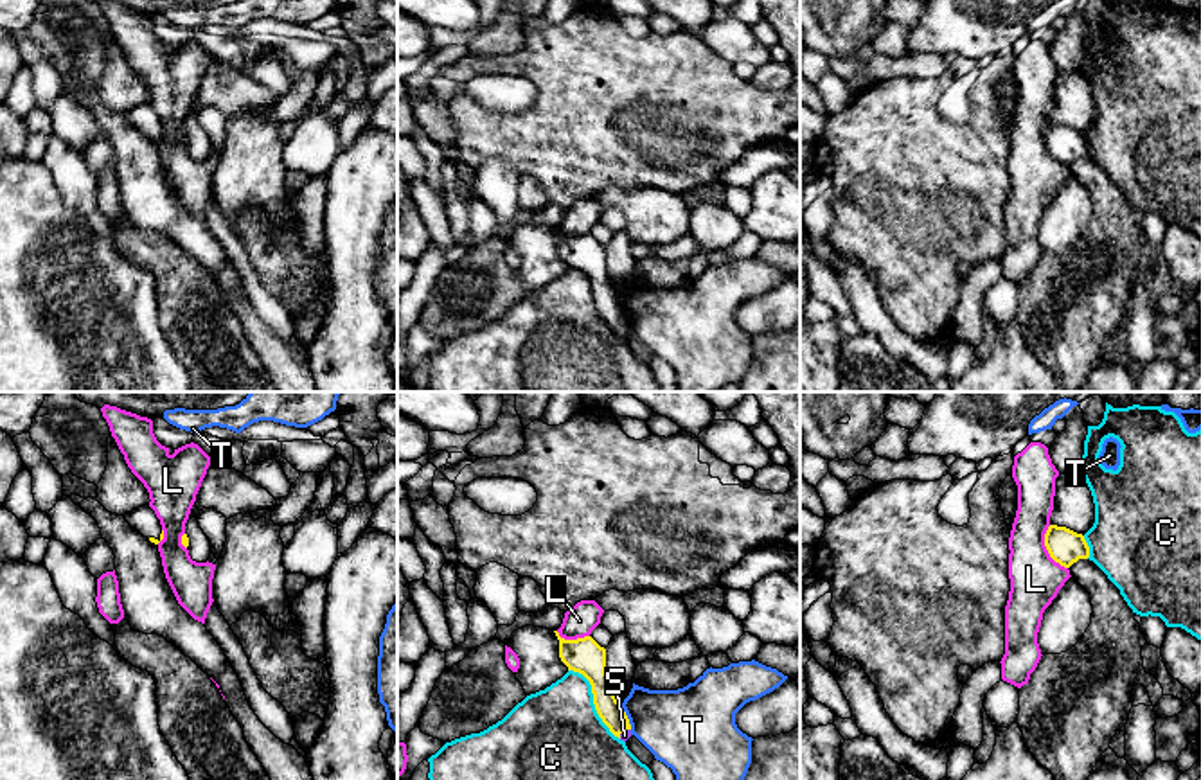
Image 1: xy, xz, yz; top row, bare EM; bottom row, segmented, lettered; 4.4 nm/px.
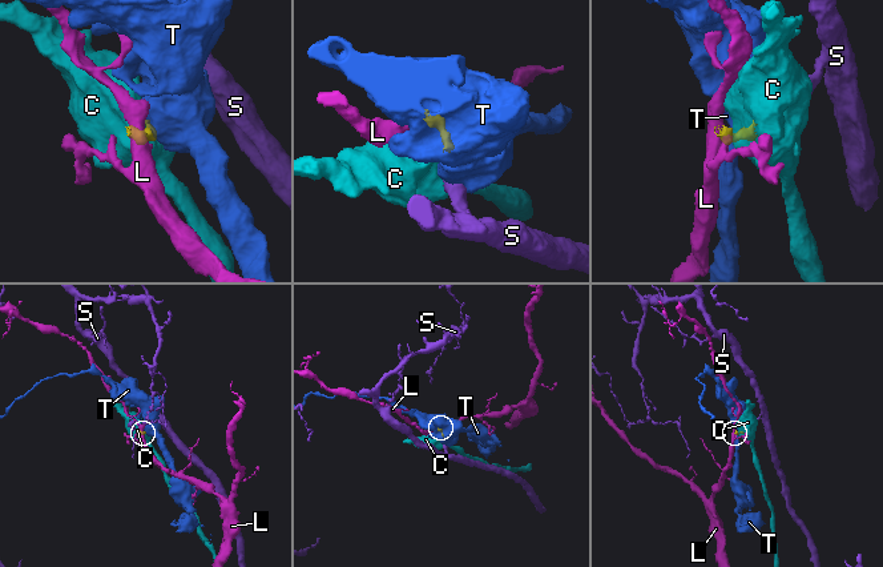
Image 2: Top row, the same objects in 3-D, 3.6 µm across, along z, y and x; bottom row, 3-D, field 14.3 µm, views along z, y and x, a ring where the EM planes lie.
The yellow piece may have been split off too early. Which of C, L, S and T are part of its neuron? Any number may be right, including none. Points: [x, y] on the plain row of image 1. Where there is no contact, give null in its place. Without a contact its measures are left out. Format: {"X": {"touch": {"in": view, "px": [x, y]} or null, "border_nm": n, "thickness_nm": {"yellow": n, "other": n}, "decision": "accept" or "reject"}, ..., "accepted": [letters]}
{"C": {"touch": {"in": "xz", "px": [594, 299]}, "border_nm": 400, "thickness_nm": {"yellow": 160, "other": 460}, "decision": "reject"}, "L": {"touch": {"in": "yz", "px": [1047, 146]}, "border_nm": 220, "thickness_nm": {"yellow": 160, "other": 220}, "decision": "reject"}, "S": {"touch": {"in": "xz", "px": [622, 327]}, "border_nm": 70, "thickness_nm": {"yellow": 110, "other": 50}, "decision": "accept"}, "T": {"touch": {"in": "xz", "px": [626, 315]}, "border_nm": 120, "thickness_nm": {"yellow": 110, "other": 340}, "decision": "reject"}, "accepted": ["S"]}

